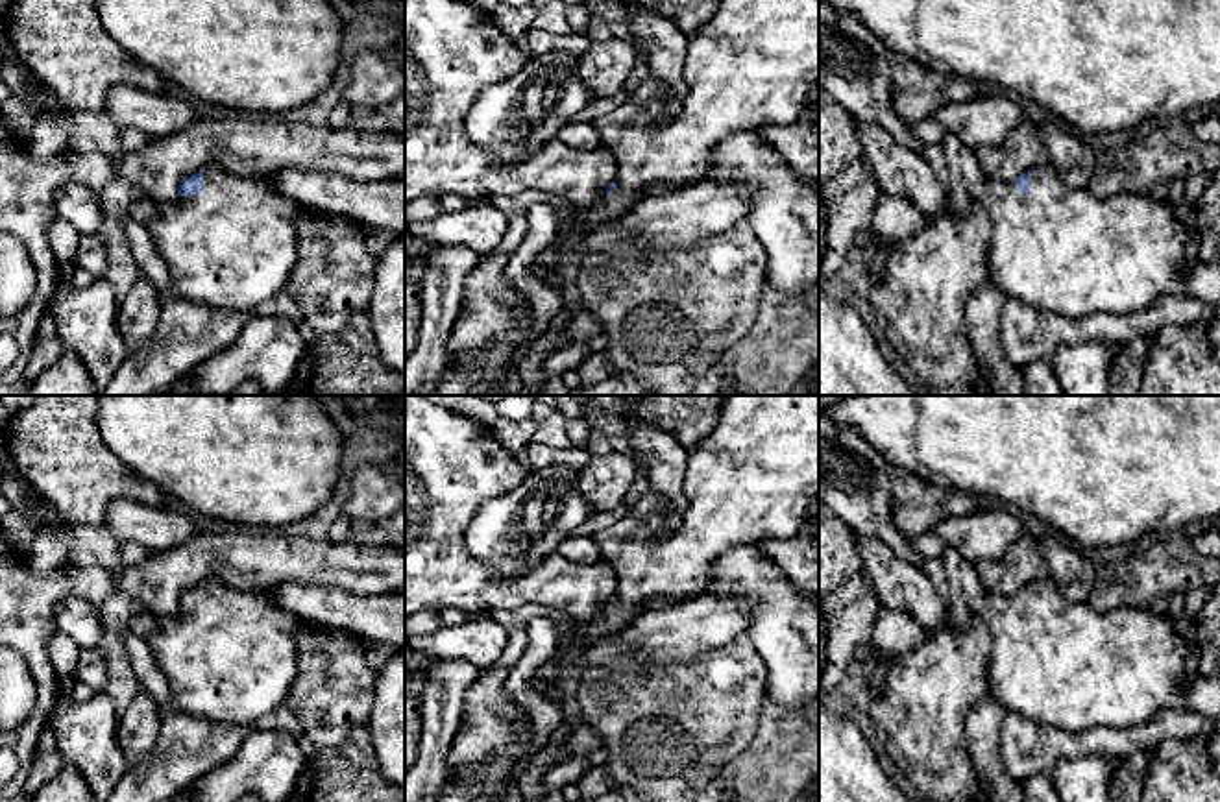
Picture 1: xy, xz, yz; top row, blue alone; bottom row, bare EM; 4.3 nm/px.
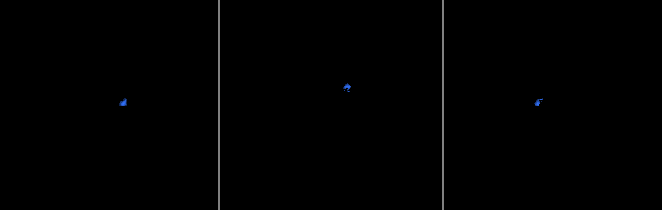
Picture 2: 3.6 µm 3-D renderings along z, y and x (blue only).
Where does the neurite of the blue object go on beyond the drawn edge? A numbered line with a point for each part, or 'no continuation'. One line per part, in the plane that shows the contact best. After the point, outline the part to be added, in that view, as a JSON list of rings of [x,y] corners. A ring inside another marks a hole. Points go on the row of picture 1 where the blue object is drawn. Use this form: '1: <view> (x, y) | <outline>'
1: xy (233, 246) | [[[218,164],[203,170],[203,192],[157,203],[148,225],[157,253],[170,268],[174,294],[226,312],[253,310],[287,288],[298,264],[301,205],[272,187],[268,176],[238,177]]]

